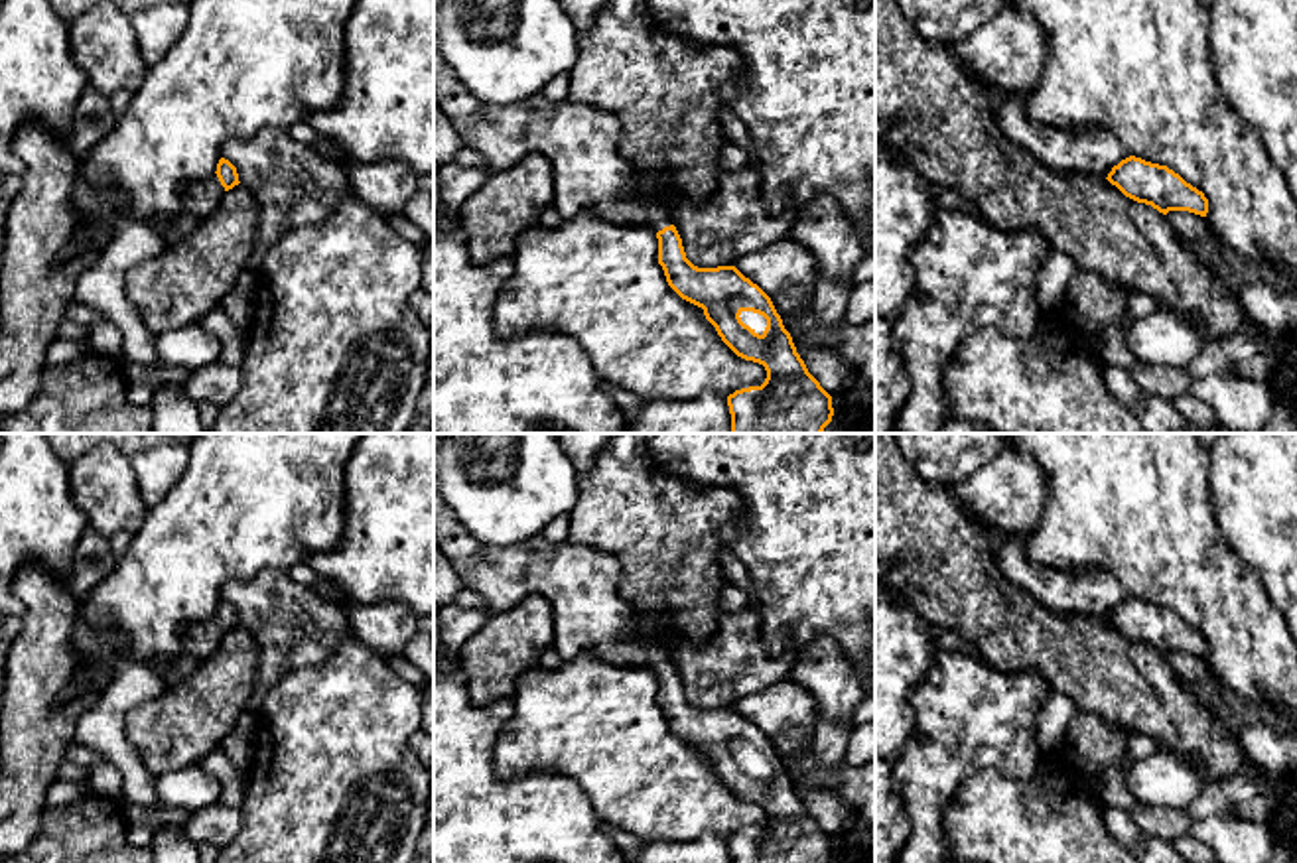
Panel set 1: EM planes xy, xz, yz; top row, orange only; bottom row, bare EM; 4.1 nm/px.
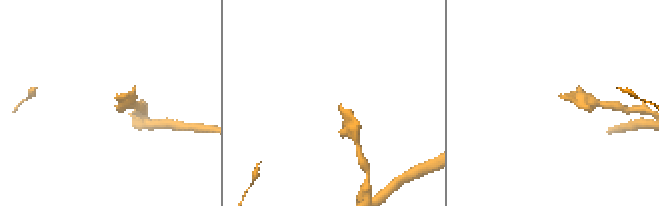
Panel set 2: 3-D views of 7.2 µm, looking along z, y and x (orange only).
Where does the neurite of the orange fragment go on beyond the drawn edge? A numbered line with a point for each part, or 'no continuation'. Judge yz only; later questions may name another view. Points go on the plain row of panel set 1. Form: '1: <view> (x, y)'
no continuation

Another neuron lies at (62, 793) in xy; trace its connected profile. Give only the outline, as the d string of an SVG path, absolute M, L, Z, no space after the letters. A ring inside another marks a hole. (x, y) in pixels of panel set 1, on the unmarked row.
M53 780L45 792L45 804L51 808L61 808L83 800L91 790L85 782L73 780Z

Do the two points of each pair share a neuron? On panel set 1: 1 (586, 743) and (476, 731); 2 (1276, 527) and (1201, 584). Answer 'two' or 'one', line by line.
1: two
2: two

